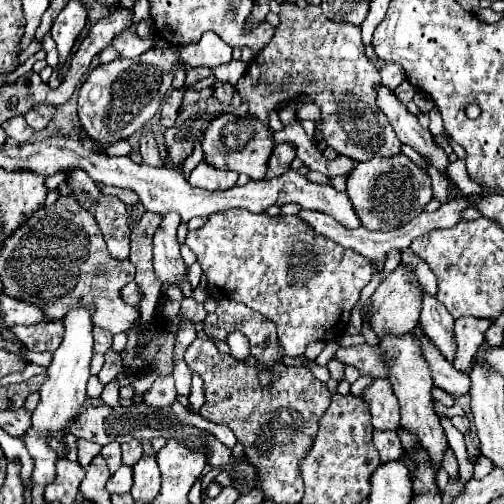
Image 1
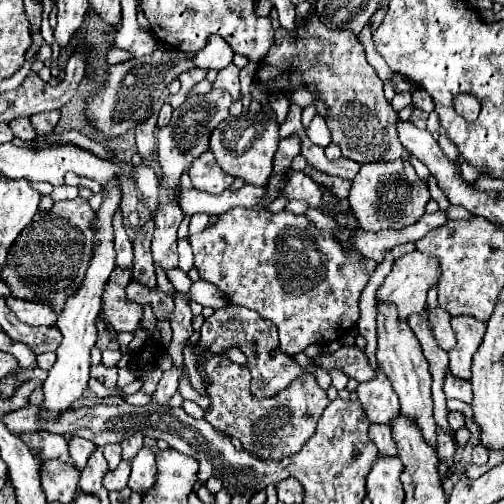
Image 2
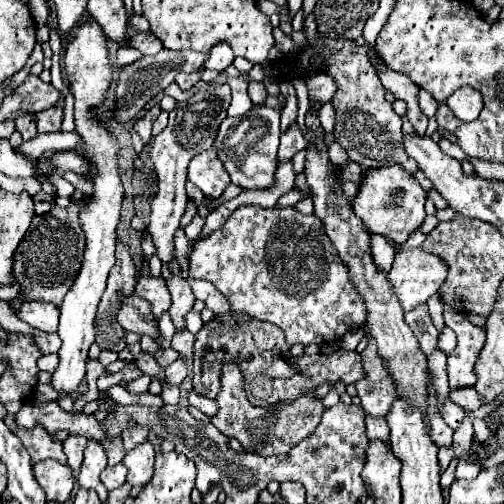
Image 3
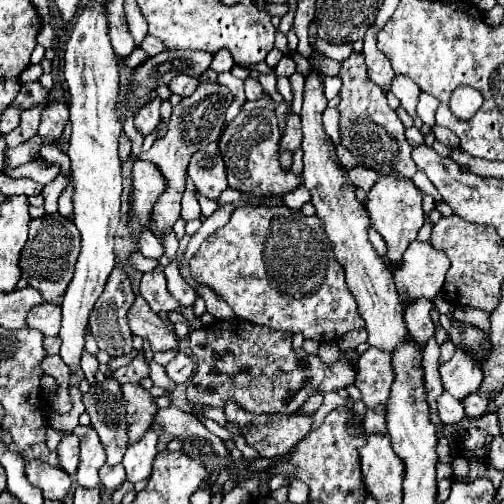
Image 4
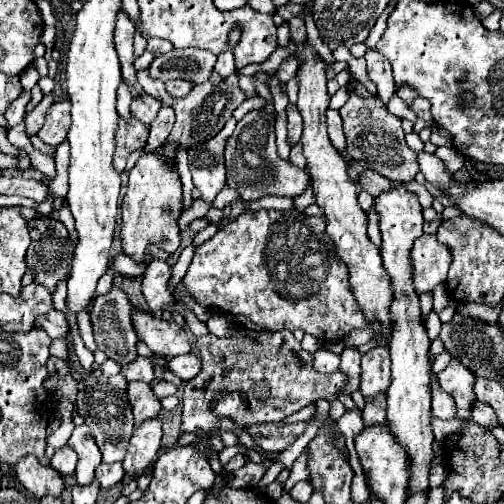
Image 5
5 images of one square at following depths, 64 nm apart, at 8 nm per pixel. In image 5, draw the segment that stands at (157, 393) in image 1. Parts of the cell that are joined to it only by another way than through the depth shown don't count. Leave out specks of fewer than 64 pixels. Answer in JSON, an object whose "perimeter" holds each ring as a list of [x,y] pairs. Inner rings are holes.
{"perimeter":[[[196,354],[176,356],[176,358],[170,358],[168,360],[168,366],[170,366],[170,370],[178,378],[182,378],[184,382],[188,382],[188,380],[192,380],[200,372],[200,358]]]}

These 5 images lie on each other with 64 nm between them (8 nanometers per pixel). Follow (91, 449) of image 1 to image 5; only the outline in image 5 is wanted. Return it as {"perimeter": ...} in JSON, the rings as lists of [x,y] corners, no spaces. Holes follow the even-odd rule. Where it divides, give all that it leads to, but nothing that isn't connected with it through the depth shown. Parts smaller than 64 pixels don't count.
{"perimeter":[[[64,446],[62,450],[56,450],[54,454],[52,454],[52,458],[50,458],[50,466],[56,470],[56,472],[60,472],[62,476],[70,476],[70,474],[74,474],[74,470],[76,470],[76,452],[72,450],[72,448],[68,448],[68,446]]]}

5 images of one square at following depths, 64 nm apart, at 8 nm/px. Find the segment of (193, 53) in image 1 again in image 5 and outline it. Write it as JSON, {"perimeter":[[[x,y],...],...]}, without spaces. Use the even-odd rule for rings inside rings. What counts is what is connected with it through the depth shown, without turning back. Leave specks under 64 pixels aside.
{"perimeter":[[[230,50],[218,56],[216,72],[218,72],[222,78],[228,78],[230,74],[234,74],[234,72],[236,72],[236,68],[234,68],[234,56],[232,56],[232,52],[230,52]]]}

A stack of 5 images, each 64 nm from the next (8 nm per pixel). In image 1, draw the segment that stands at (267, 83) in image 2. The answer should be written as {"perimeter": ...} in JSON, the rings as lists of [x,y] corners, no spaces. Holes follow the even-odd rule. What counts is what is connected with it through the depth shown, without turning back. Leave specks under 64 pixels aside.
{"perimeter":[[[284,2],[280,4],[280,26],[270,44],[252,60],[236,86],[216,82],[214,98],[228,106],[232,92],[238,90],[242,100],[250,104],[248,114],[268,124],[270,110],[308,94],[322,110],[320,130],[326,146],[356,162],[364,162],[376,154],[396,156],[402,148],[388,118],[376,104],[376,84],[380,84],[380,72],[366,56],[358,26],[324,18],[320,6],[300,8]]]}

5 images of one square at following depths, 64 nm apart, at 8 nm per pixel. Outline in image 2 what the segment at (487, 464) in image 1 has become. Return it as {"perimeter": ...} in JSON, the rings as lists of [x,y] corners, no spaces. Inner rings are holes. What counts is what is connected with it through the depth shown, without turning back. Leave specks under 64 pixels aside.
{"perimeter":[[[480,440],[477,441],[477,444],[473,448],[472,460],[473,460],[473,463],[479,466],[486,465],[489,460],[488,451],[481,444]]]}

